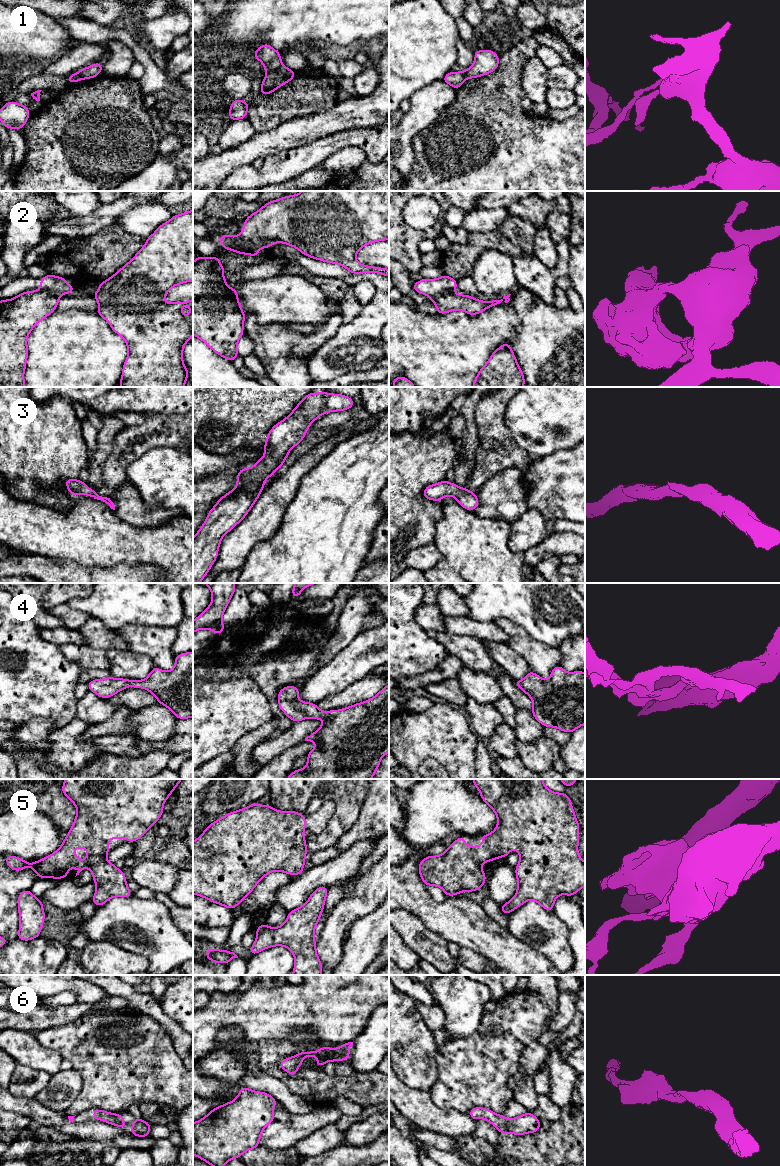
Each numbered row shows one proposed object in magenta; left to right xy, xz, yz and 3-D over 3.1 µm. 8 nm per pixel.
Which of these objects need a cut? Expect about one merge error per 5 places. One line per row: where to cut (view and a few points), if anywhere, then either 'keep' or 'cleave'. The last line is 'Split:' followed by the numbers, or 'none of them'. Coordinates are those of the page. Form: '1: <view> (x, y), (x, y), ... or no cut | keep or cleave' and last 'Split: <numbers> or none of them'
1: xz (281, 65), (277, 69), (267, 72) | cleave
2: xz (236, 236), (248, 248), (247, 251) | cleave
3: no cut | keep
4: no cut | keep
5: no cut | keep
6: no cut | keep
Split: 1, 2

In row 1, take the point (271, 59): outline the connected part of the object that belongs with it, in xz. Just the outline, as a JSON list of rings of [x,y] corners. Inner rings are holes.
[[[268,43],[261,45],[252,52],[256,60],[263,63],[266,72],[278,70],[282,66],[281,53],[273,49]]]

